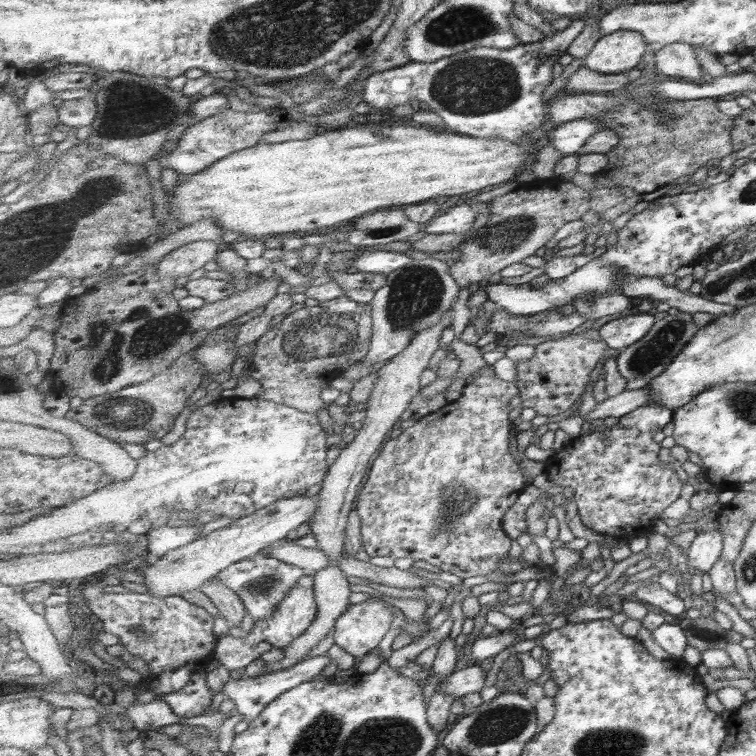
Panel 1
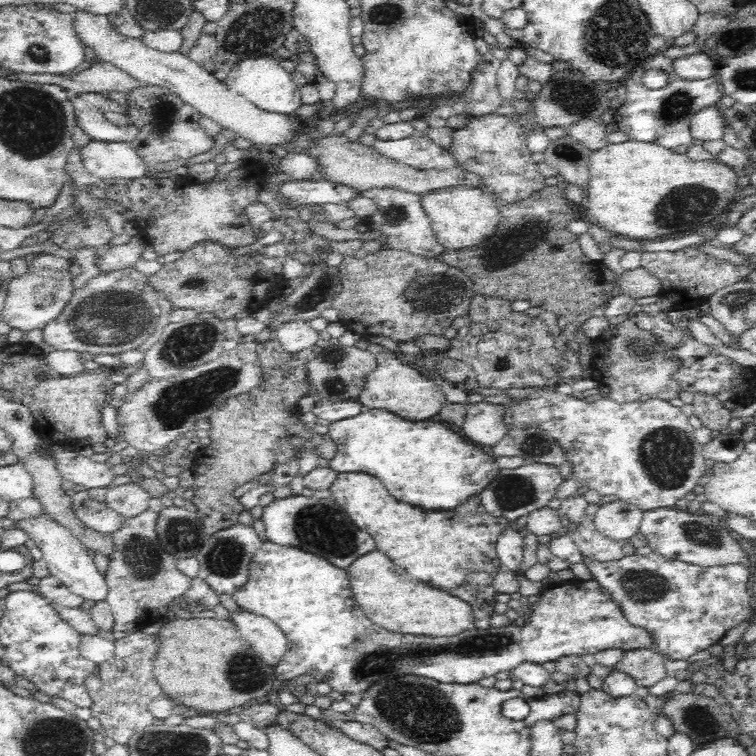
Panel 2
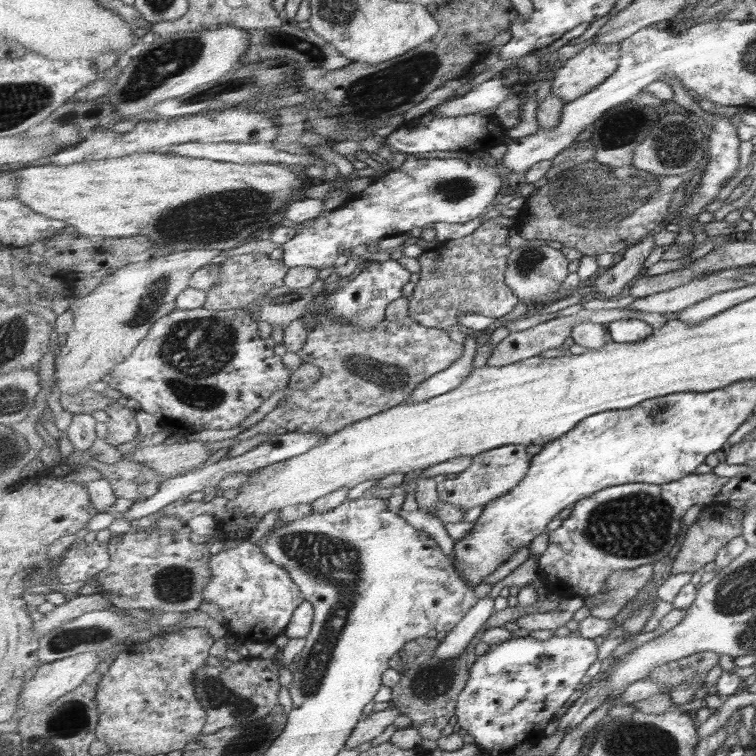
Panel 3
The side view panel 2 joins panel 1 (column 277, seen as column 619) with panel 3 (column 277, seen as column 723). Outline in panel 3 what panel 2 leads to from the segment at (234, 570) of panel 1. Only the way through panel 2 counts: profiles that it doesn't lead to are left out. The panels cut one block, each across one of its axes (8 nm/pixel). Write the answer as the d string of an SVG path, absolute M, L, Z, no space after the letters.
M248 538L239 541L231 548L223 548L213 555L209 567L212 570L212 579L208 583L208 587L205 587L205 599L211 600L211 603L219 606L222 623L226 625L228 632L232 633L236 640L243 638L245 641L271 643L273 638L277 638L281 634L285 635L285 630L292 622L294 612L306 601L304 592L292 580L288 570L277 565L262 548L262 544L255 544Z

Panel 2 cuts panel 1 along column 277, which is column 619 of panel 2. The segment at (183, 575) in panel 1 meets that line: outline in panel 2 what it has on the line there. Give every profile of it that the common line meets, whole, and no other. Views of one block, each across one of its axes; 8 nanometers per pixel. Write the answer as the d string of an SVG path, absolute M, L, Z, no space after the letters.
M612 501L602 505L592 521L600 534L622 543L622 540L631 539L639 532L644 514L632 504Z

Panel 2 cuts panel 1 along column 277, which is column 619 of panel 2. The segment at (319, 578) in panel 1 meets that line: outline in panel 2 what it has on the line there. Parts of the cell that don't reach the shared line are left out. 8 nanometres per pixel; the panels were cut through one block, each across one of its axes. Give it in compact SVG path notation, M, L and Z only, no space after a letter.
M654 647L625 651L614 670L632 676L636 684L644 688L654 686L669 674L664 656Z

